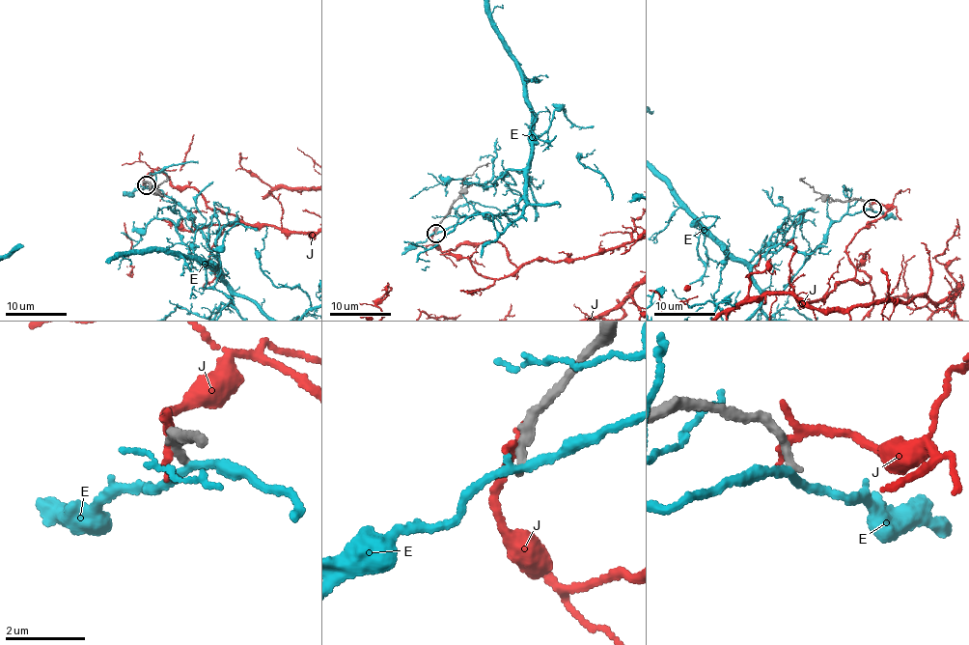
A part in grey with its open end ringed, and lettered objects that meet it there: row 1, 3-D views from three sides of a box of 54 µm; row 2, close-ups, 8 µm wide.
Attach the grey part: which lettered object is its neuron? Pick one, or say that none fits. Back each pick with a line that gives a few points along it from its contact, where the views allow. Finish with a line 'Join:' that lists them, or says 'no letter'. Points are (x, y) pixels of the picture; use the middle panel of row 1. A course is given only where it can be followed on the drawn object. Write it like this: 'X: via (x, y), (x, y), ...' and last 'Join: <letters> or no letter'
Join: no letter

